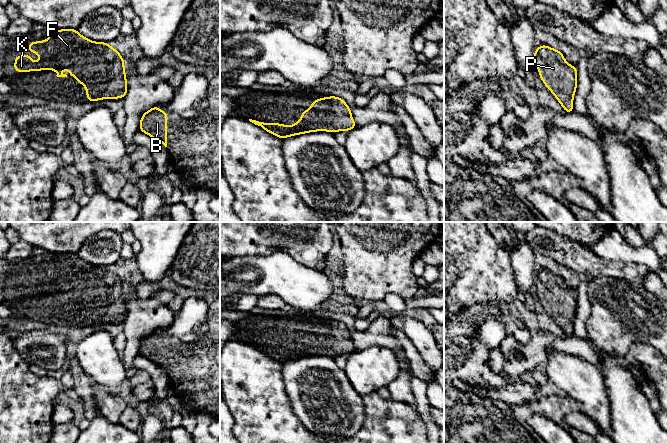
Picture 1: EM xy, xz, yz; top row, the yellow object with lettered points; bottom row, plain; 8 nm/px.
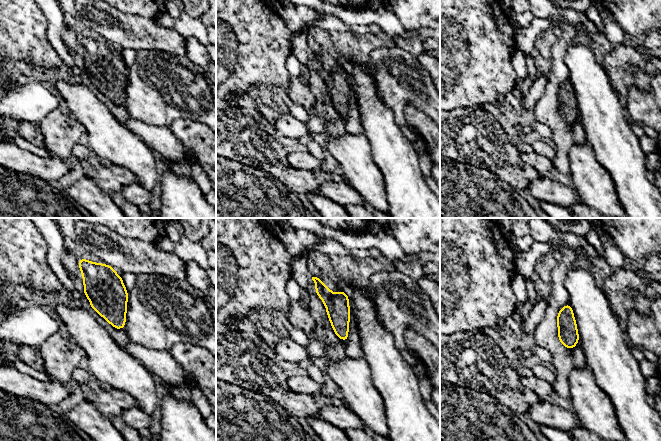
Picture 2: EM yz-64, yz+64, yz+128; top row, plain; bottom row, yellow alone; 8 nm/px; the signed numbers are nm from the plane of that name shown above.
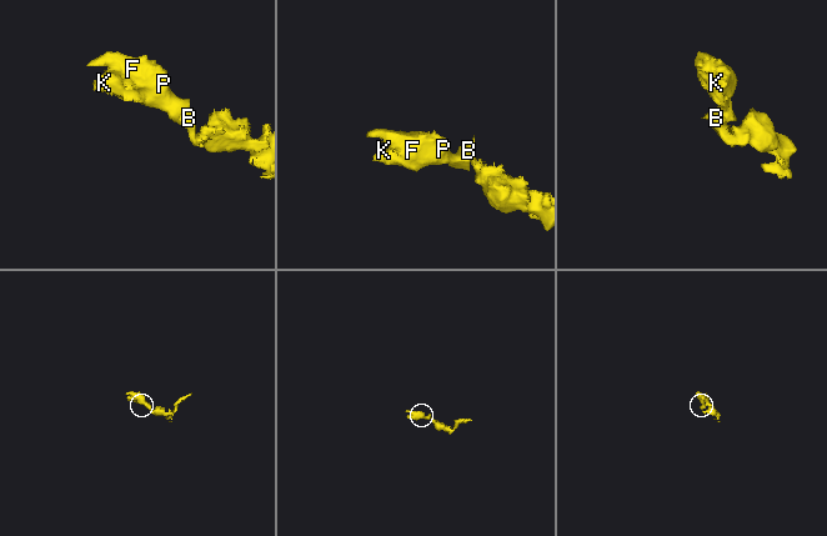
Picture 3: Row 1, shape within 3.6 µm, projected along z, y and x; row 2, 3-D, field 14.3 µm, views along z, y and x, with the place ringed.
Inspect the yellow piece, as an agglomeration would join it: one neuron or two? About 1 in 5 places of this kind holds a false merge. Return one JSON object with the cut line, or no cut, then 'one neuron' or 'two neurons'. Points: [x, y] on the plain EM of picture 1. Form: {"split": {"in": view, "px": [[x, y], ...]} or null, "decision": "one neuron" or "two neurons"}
{"split": null, "decision": "one neuron"}

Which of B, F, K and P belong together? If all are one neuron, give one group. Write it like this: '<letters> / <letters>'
B F K P

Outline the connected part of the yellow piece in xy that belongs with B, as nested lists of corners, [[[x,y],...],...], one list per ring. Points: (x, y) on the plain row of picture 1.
[[[155,330],[145,336],[140,344],[139,354],[167,371],[167,334],[160,335]]]

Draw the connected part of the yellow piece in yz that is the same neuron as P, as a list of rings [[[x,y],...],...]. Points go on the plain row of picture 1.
[[[547,269],[535,273],[534,286],[541,304],[553,317],[566,337],[573,335],[573,321],[577,311],[577,292],[568,288],[560,274]]]

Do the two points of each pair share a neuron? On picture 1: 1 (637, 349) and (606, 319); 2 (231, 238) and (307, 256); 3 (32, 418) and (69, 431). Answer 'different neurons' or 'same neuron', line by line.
1: different neurons
2: same neuron
3: different neurons

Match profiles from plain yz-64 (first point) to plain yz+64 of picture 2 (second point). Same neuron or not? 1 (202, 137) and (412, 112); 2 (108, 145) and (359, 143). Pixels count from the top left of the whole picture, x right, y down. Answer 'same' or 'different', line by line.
1: same
2: same

